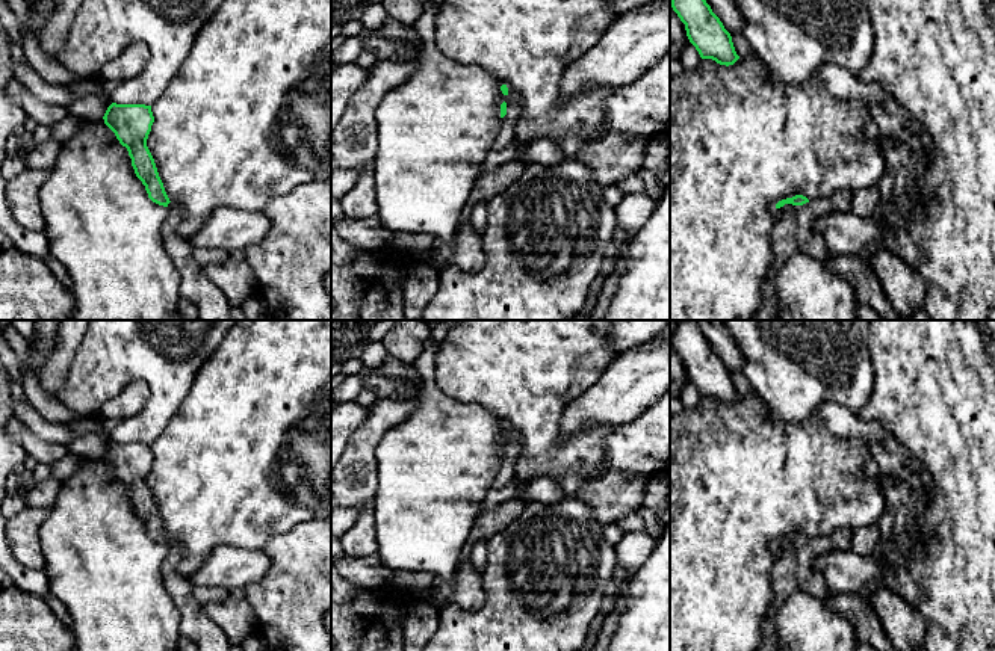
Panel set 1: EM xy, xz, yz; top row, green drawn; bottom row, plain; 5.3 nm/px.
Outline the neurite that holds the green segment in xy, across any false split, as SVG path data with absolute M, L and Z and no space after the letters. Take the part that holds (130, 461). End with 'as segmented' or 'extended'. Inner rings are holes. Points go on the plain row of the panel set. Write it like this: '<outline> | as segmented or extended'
M112 441L103 458L119 482L127 486L135 512L145 524L148 536L168 547L160 572L165 591L180 612L181 636L194 640L198 651L230 651L231 645L225 633L207 618L203 606L194 597L194 585L178 572L183 548L169 539L154 497L147 485L154 461L151 444Z | extended

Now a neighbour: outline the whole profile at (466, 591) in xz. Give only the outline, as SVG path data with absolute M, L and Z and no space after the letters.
M466 560L452 582L437 580L434 589L449 606L479 610L485 603L482 575Z

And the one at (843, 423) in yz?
M823 402L817 412L830 433L841 440L863 440L868 443L871 459L865 476L876 476L880 488L888 477L904 480L913 491L922 486L921 465L909 450L897 441L889 441L886 432L874 421L863 421L835 402Z

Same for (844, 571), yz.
M833 550L817 556L815 569L824 577L830 594L866 594L869 588L886 578L885 568L871 556L859 556L851 550Z

